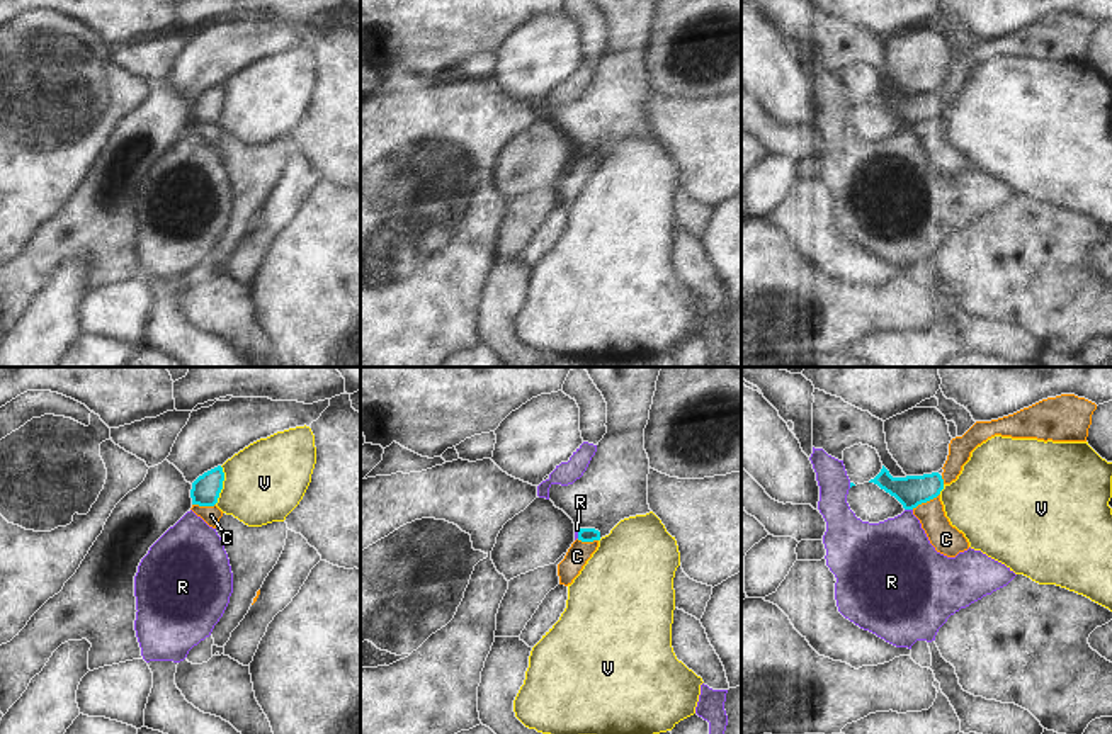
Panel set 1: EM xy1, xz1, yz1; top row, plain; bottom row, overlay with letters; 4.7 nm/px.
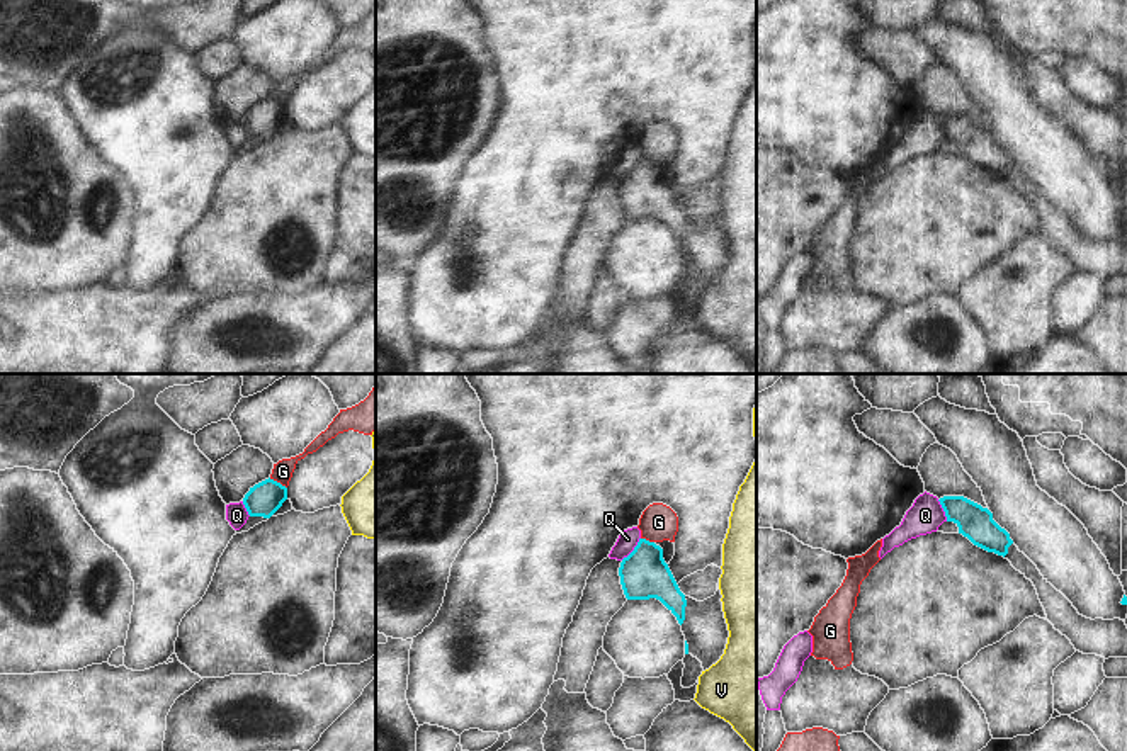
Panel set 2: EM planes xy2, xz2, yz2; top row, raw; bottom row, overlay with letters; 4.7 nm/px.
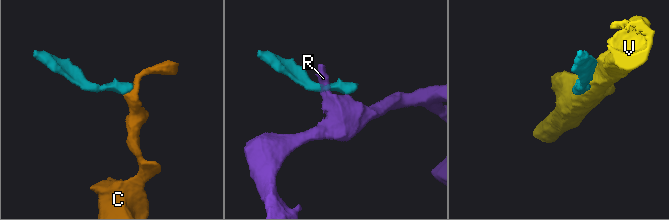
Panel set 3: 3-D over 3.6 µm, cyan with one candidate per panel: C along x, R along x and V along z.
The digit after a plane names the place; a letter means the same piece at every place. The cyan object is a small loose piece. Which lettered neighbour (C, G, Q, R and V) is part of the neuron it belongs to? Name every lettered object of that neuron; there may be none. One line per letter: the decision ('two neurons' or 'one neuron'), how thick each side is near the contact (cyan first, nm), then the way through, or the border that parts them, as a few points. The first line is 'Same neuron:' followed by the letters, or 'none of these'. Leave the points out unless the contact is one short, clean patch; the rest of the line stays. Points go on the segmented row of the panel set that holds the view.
Same neuron: none of these
C: two neurons; 150 nm thick on the cyan side, 140 nm on the other; border along yz1 (939, 493), (912, 508)
G: two neurons; 160 nm thick on the cyan side, 100 nm on the other; border along xy2 (269, 478), (286, 488)
Q: two neurons; 220 nm thick on the cyan side, 90 nm on the other; border along xz2 (639, 537), (638, 544), (621, 559)
R: two neurons; 150 nm thick on the cyan side, 380 nm on the other
V: two neurons; 140 nm thick on the cyan side, 380 nm on the other

